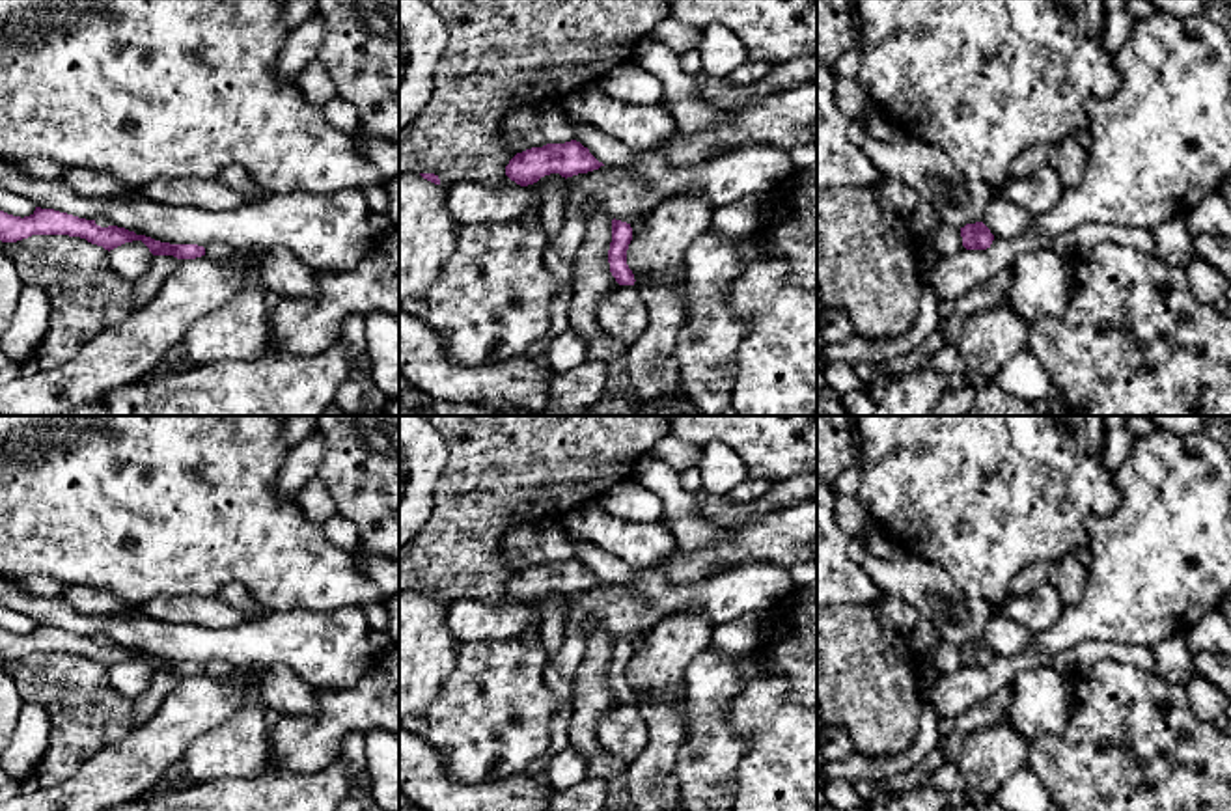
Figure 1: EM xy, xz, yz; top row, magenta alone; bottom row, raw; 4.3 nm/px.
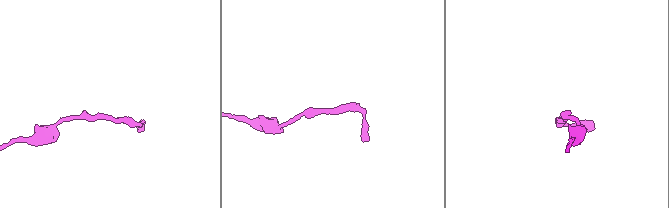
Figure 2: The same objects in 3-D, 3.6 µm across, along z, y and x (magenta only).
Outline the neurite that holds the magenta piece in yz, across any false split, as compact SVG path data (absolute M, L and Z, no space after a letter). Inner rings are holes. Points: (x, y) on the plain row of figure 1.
M906 552L892 559L867 554L860 565L882 593L910 602L944 641L957 645L966 667L990 666L994 653L981 639L994 613L987 600L968 597L940 565Z

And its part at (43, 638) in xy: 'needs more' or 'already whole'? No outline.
needs more

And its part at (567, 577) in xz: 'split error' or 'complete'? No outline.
complete

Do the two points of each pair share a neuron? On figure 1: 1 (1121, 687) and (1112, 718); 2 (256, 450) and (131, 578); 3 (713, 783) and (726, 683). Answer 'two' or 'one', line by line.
1: one
2: one
3: one

